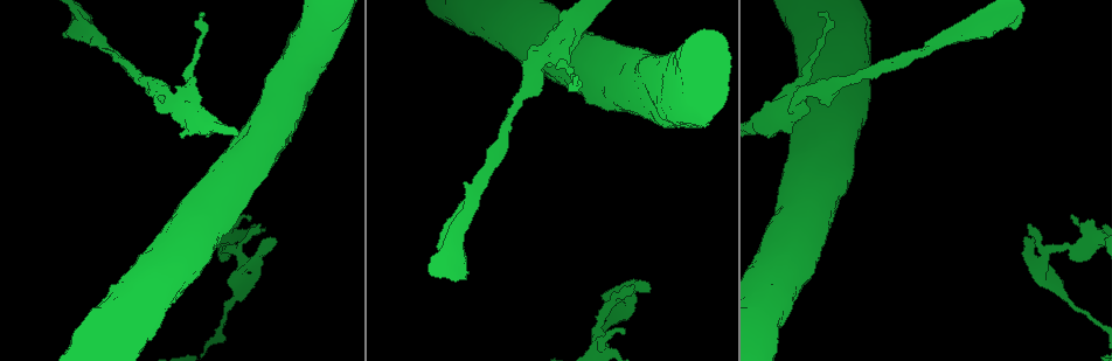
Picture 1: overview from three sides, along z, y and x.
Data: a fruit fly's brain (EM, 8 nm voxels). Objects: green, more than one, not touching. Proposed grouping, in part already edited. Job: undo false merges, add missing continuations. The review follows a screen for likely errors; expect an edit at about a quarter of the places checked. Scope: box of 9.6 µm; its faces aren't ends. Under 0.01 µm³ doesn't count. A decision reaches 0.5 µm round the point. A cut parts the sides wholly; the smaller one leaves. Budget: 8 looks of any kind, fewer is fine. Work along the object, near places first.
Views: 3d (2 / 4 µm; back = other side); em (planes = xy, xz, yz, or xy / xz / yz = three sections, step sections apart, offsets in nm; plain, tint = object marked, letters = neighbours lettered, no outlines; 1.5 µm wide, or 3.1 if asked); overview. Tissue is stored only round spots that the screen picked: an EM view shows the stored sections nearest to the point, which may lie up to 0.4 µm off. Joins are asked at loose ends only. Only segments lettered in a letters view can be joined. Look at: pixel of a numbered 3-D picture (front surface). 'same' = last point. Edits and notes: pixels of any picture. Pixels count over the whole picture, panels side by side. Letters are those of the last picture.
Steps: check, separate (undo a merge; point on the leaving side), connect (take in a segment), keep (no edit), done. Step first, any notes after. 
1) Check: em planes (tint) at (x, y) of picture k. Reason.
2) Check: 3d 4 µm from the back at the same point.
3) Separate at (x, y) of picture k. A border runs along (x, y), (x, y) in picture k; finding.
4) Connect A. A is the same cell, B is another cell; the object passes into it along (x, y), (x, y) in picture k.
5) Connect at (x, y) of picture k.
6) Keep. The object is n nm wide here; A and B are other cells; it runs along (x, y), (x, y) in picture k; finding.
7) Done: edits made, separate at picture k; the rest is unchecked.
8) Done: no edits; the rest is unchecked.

Check: 3d 2 µm at (247, 265) of picture 1. Sharp bend.

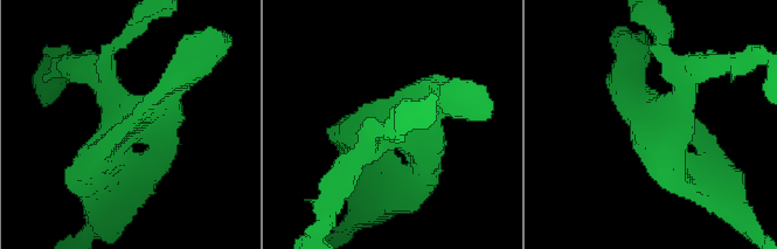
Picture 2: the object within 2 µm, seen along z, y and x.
Check: em yz step 8 (tint) at (129, 112) of picture 2. Shape alone is not enough.

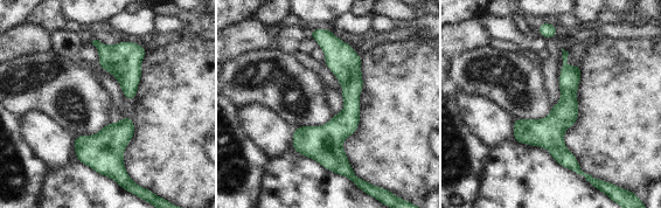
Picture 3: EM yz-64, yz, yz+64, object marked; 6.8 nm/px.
Check: em yz step 8 (letters) at the same point.

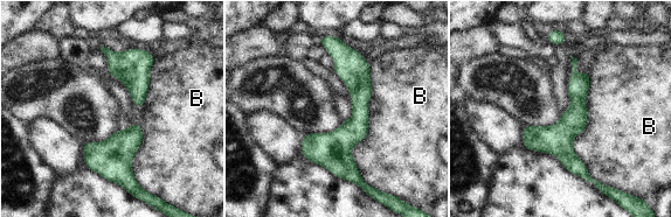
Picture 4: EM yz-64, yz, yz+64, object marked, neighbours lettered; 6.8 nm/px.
Keep. B is another cell; a border runs along (371, 63), (351, 151), (366, 184) in picture 4; continuous, no second cell.

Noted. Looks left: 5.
Check: em yz step 4 (tint) at (704, 124) of picture 1. Touches itself.

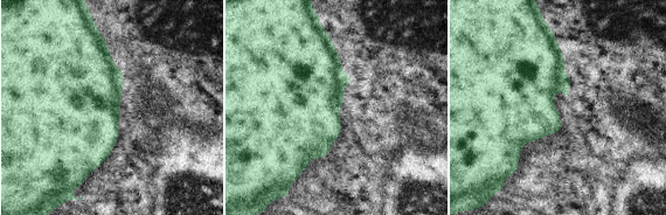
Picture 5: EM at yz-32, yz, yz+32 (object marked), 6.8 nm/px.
Check: em yz step 4 (letters) at the same point. See the neighbours.

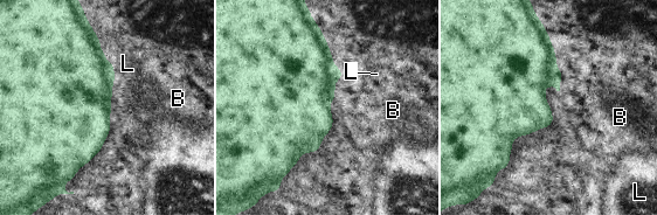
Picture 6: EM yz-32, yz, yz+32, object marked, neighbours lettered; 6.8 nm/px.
Keep. The object is 260 nm wide here; B and L are other cells; a border runs along (116, 80), (112, 84), (111, 109) in picture 6; continuous, no second cell.

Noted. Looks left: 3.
Check: em xz step 4 (tint) at (1022, 17) of picture 1. Stops while still wide.

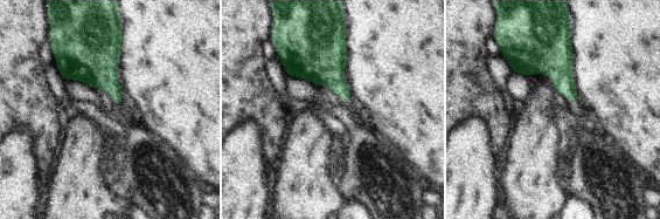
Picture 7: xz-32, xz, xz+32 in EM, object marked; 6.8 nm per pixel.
Check: em planes (letters) at the same point. Another direction.

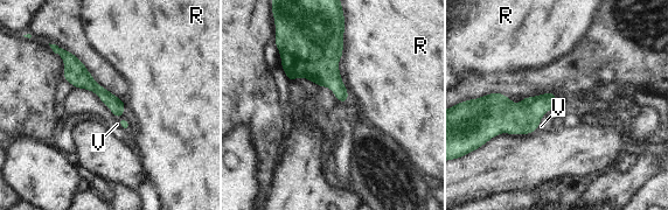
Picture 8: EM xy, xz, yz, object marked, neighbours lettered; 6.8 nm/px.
Connect V. V is the same cell, R is another cell; the object passes into it along (115, 104), (118, 117), (117, 124) in picture 8; it goes on there.

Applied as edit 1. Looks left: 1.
Done: edits made, connect at picture 8; the rest is unchecked.

